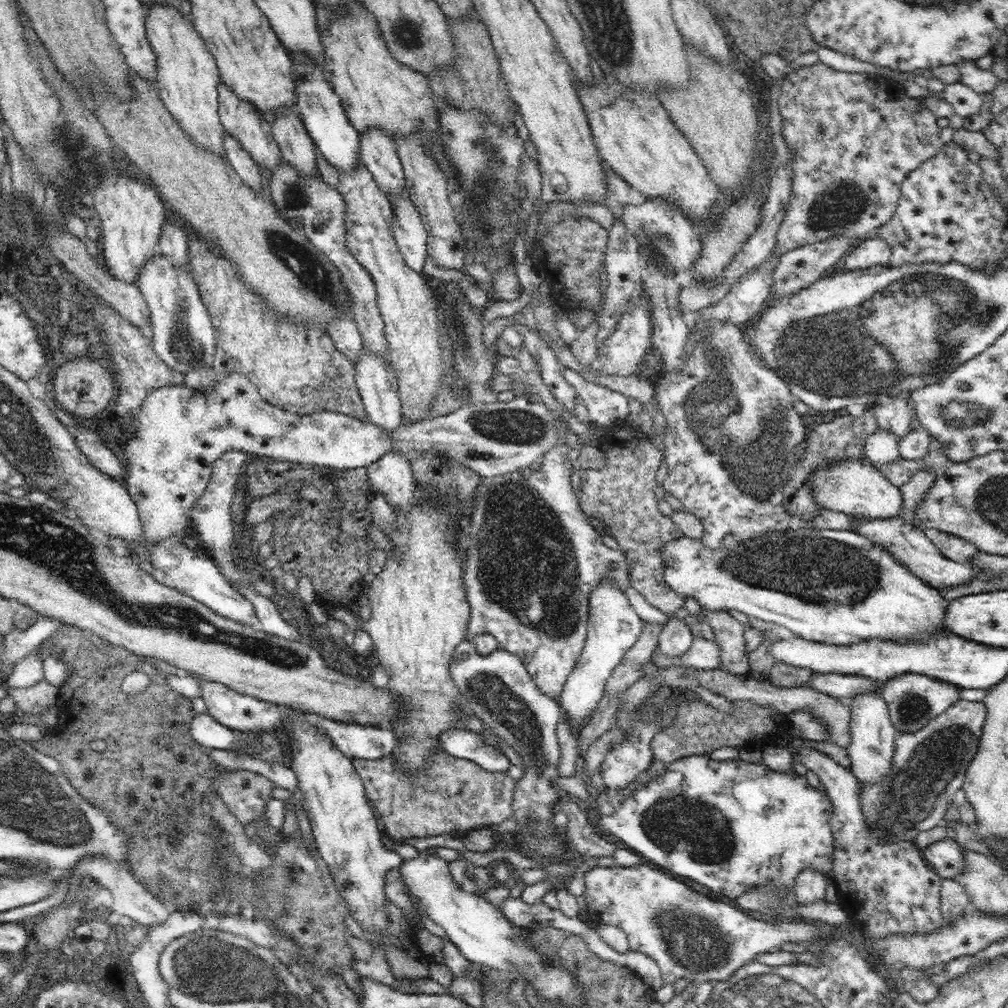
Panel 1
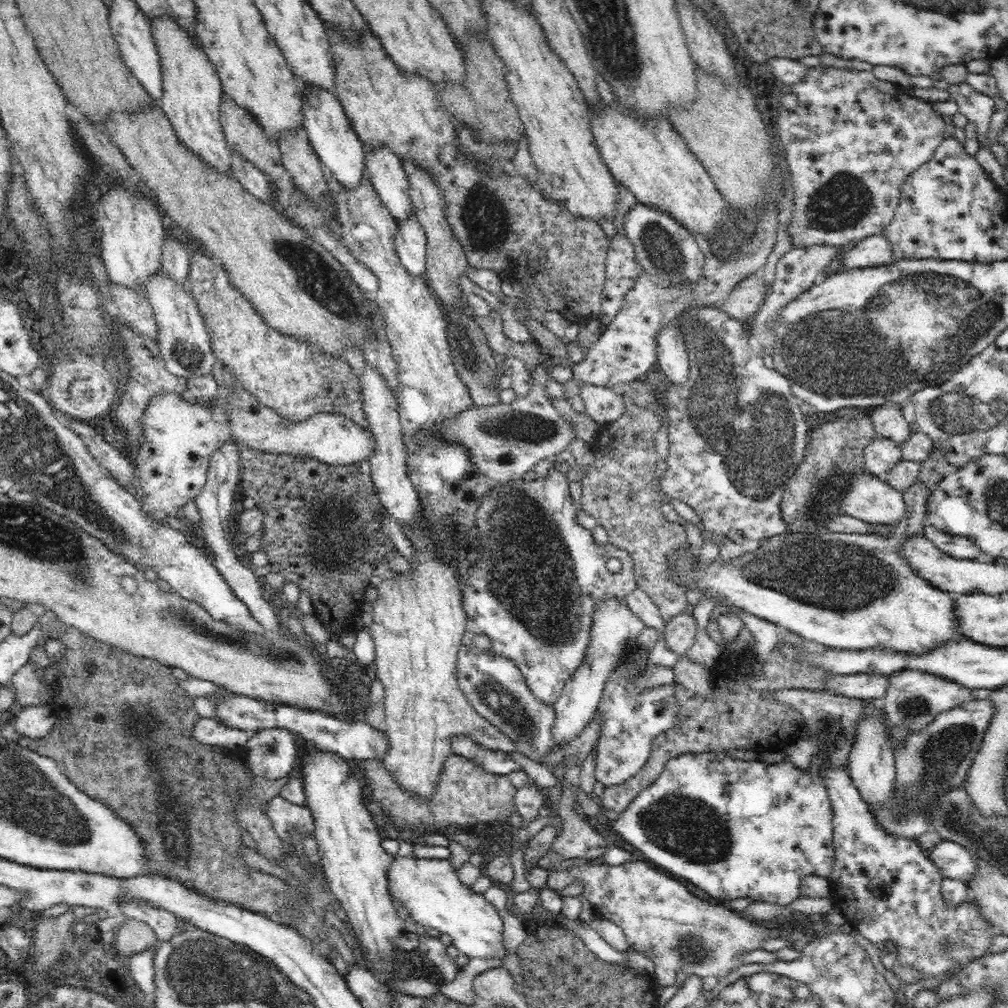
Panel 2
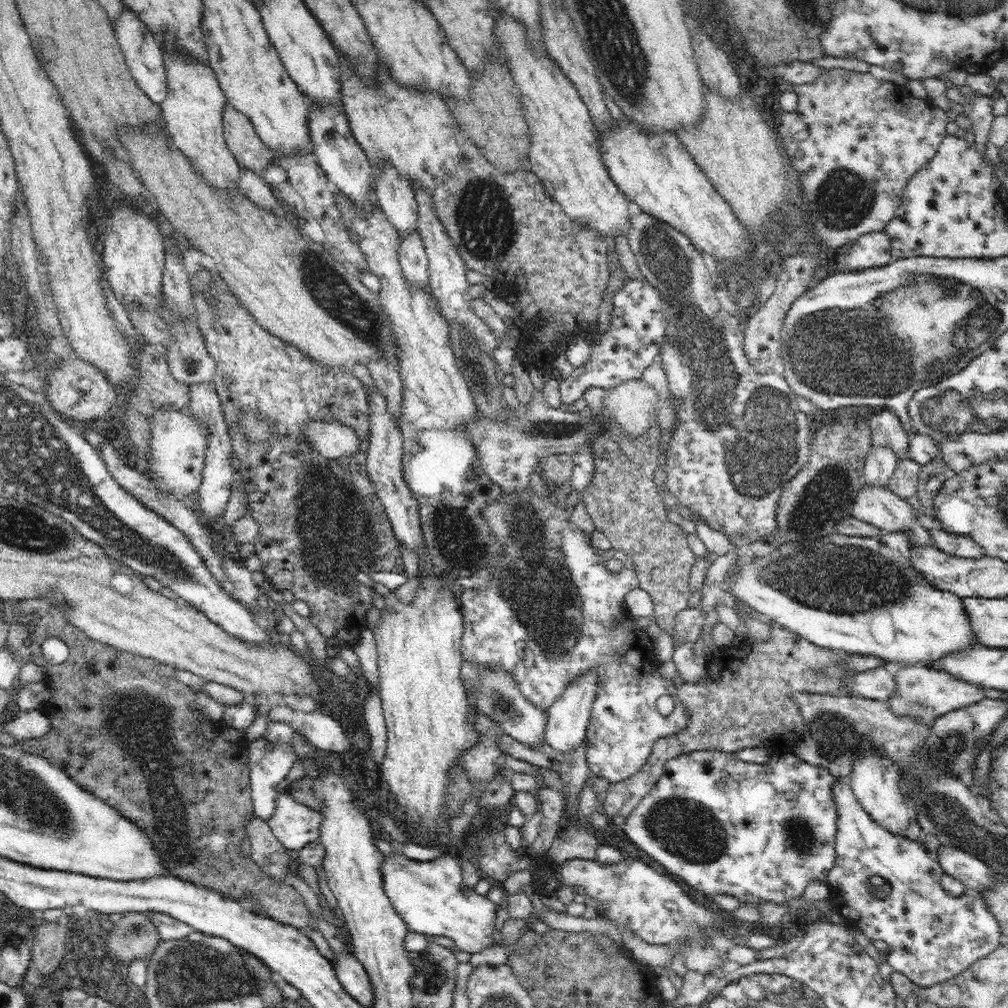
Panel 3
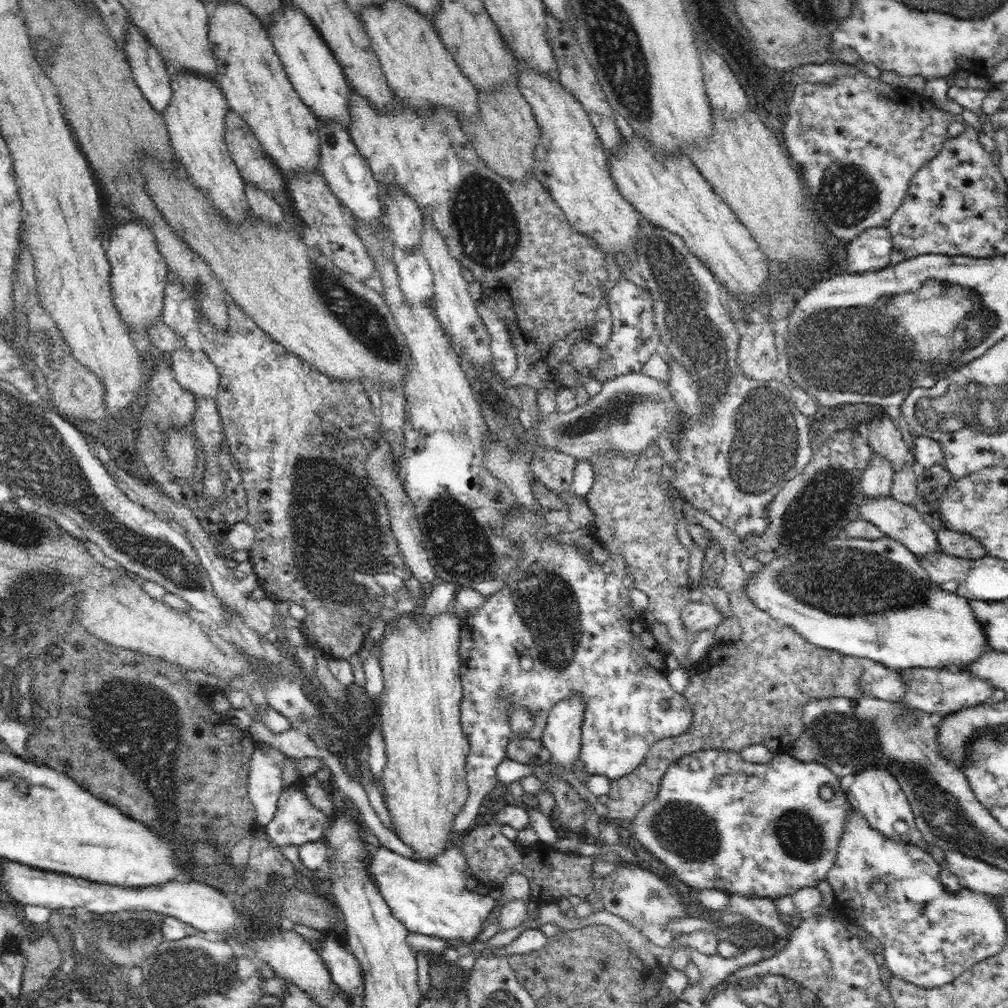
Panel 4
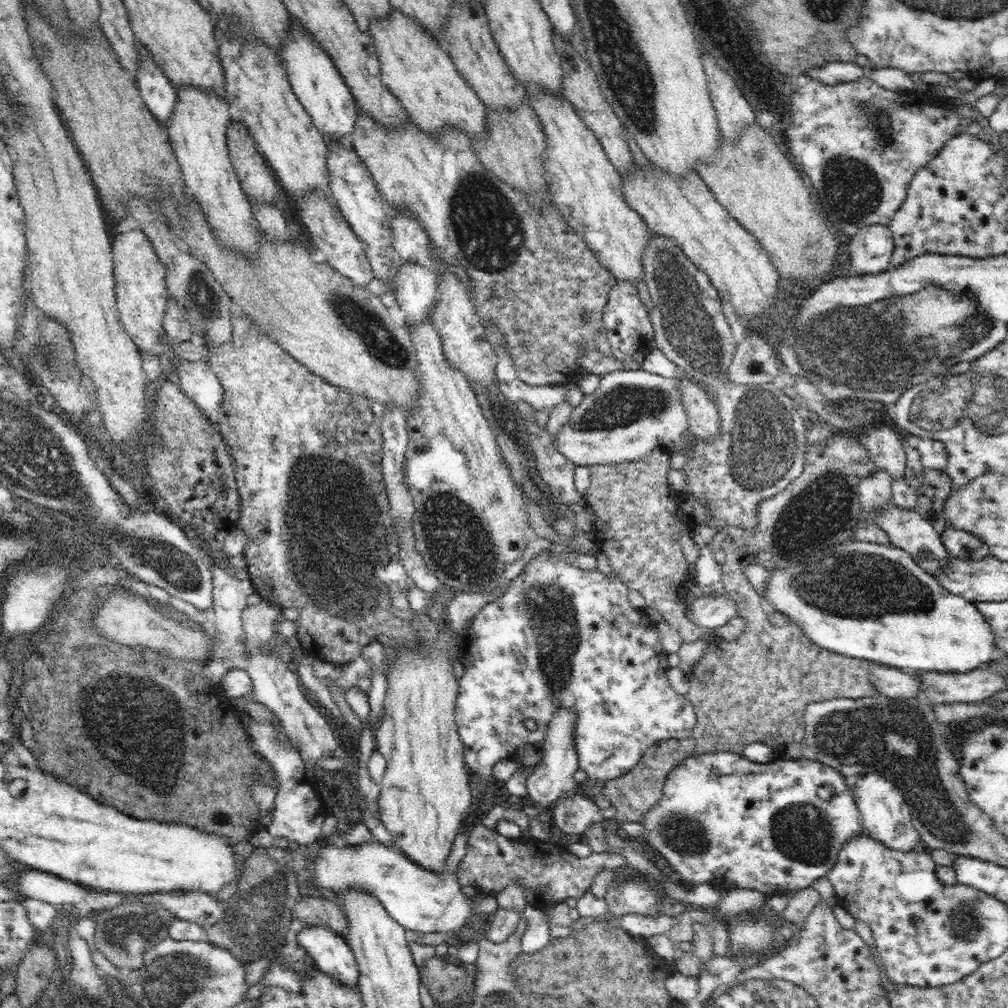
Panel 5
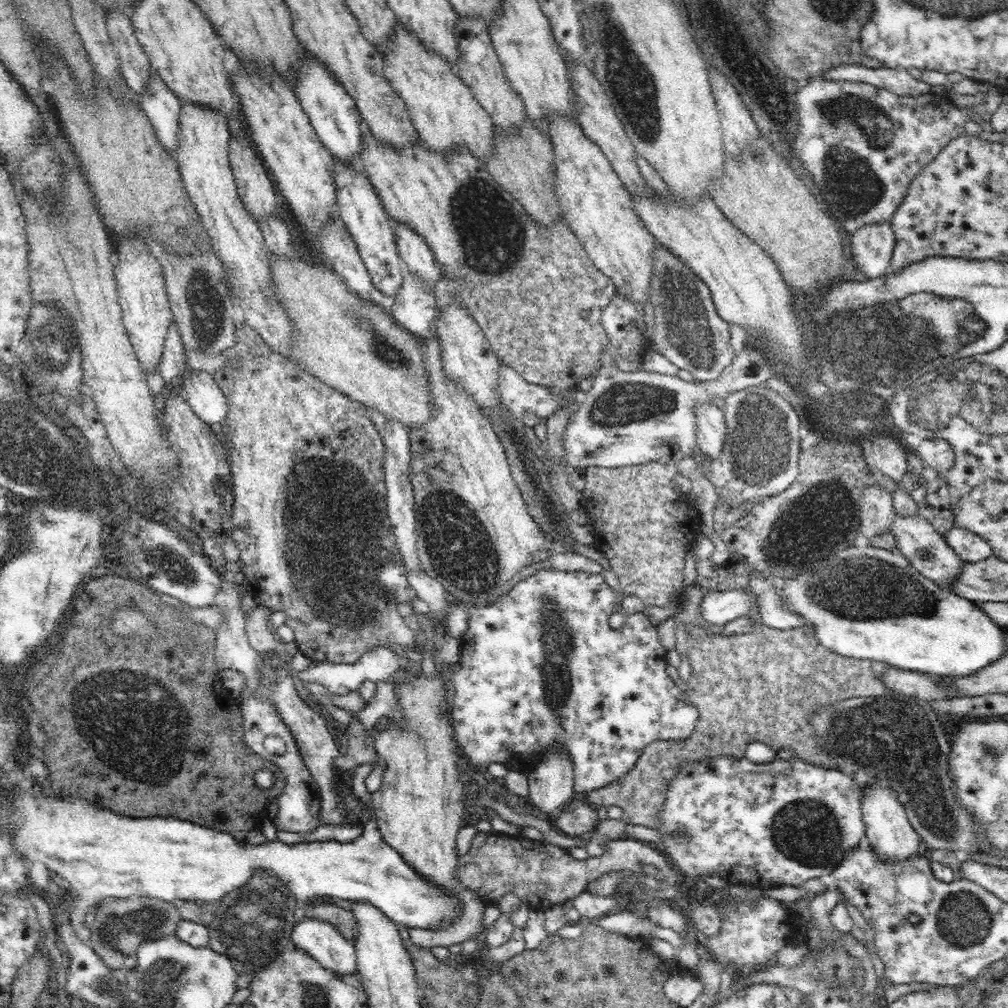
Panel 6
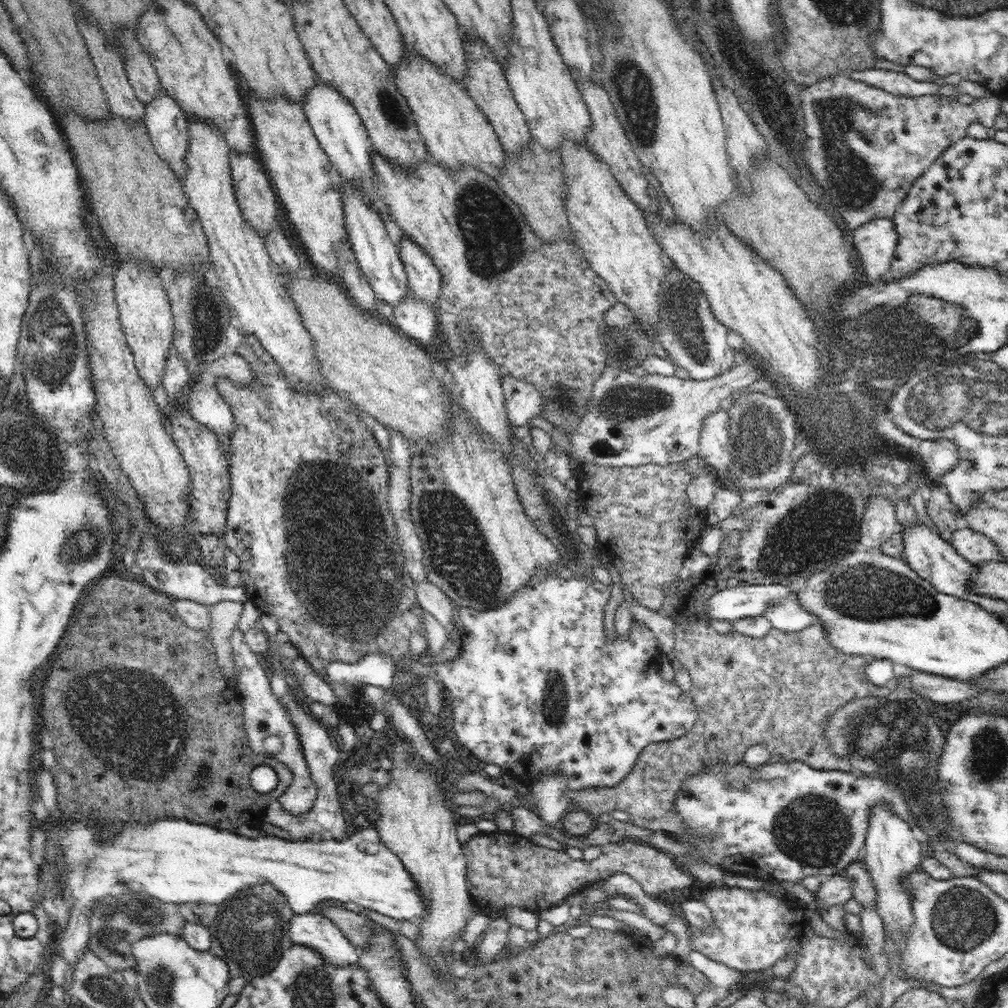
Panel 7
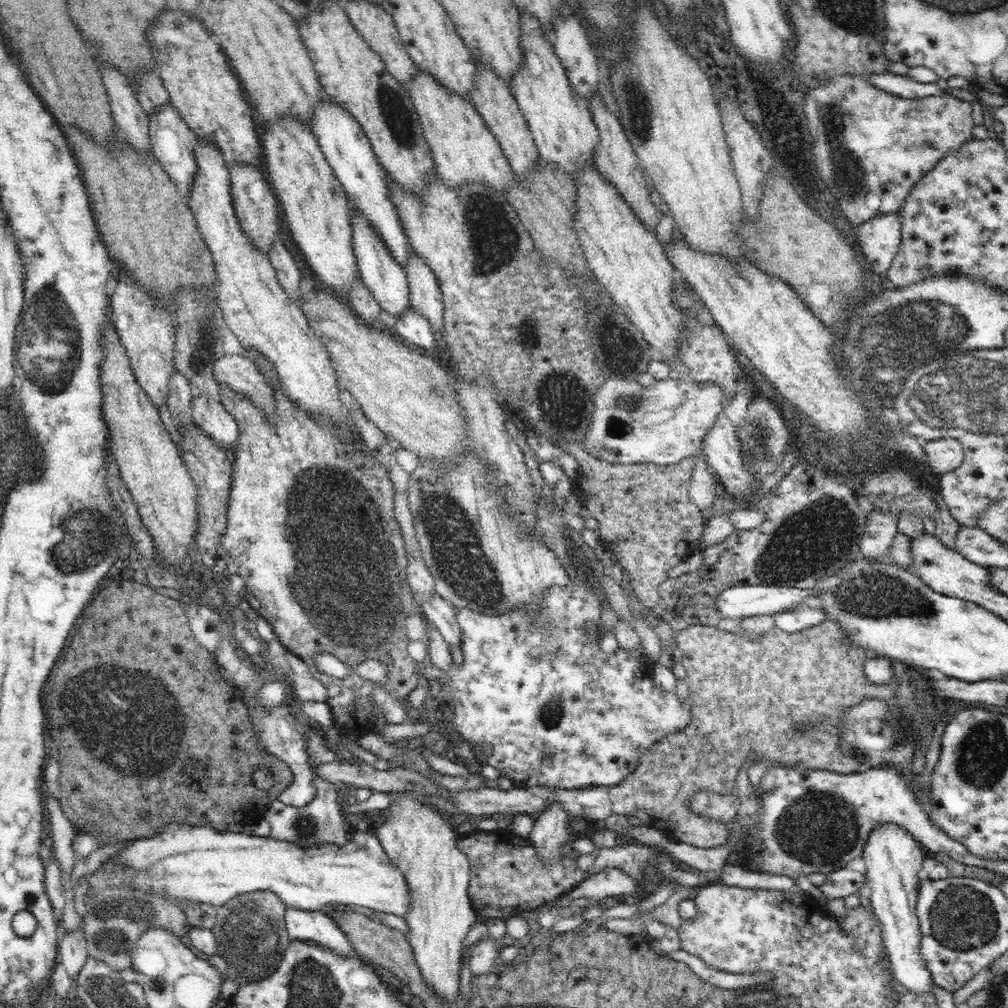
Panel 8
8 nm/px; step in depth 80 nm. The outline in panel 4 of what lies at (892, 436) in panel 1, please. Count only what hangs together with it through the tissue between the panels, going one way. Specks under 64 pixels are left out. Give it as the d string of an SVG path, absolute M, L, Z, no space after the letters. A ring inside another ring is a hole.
M873 450L861 474L861 488L865 494L891 494L895 466L882 452Z

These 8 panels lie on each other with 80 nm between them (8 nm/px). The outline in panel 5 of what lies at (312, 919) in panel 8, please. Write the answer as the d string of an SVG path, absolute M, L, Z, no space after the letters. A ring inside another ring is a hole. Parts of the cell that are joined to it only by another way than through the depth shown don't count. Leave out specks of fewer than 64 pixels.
M307 927L297 939L312 954L321 972L344 987L358 989L360 967L343 935L322 927Z

